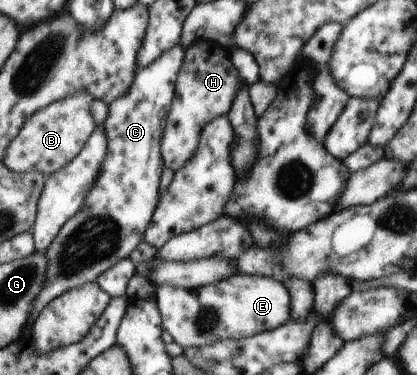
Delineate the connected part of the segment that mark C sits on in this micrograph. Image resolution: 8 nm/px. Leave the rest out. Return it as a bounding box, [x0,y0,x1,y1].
[20,42,185,339]

